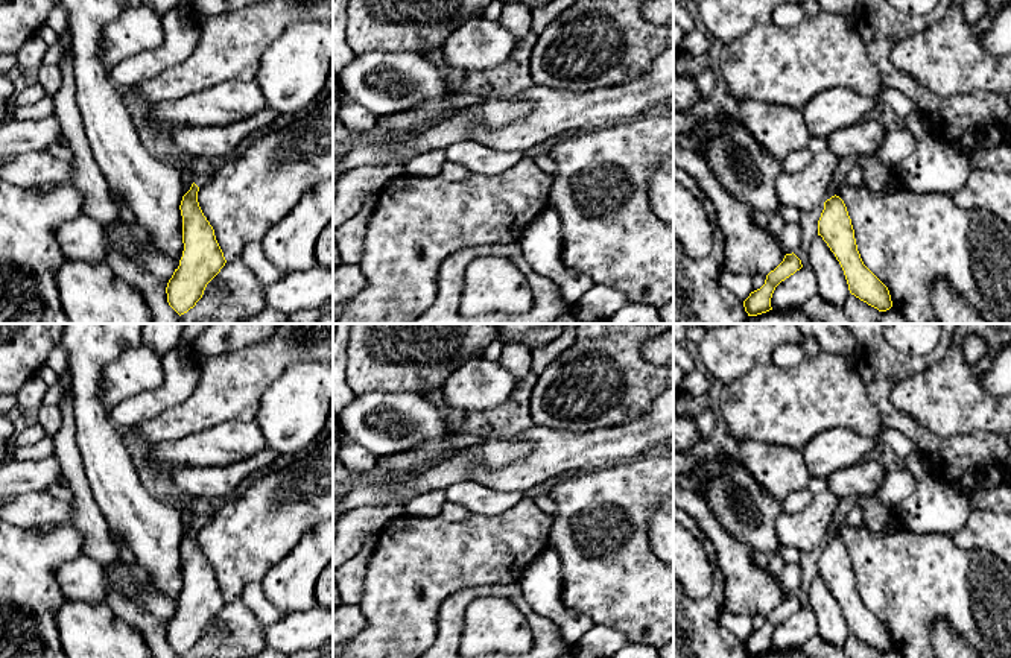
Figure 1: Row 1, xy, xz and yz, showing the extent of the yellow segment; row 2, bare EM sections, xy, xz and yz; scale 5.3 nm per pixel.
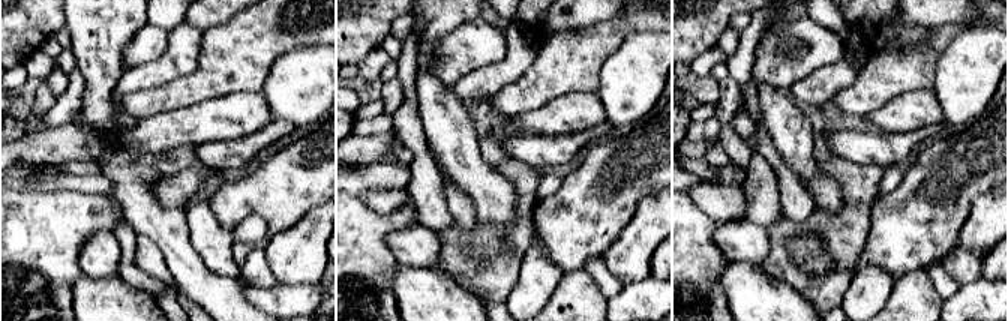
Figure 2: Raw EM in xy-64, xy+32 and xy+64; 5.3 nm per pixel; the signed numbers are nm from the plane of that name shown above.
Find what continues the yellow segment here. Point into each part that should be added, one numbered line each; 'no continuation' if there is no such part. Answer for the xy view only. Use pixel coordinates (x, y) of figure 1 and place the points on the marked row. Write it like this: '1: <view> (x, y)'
1: xy (202, 178)

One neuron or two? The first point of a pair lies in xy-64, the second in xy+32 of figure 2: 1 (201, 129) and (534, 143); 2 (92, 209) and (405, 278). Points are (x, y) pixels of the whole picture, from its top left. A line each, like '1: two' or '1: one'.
1: two
2: two

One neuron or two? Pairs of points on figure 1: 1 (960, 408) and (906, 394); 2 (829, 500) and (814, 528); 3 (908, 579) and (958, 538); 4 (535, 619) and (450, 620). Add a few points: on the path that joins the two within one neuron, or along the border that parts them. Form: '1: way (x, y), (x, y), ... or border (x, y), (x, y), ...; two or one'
1: way (946, 398), (920, 395); one
2: way (823, 506), (814, 521); one
3: border (950, 535), (960, 547), (982, 547), (988, 550); two
4: way (514, 596), (508, 590), (481, 590), (467, 597); one

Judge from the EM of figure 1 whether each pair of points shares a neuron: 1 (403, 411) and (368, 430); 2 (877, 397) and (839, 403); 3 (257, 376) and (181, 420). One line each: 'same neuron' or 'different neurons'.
1: same neuron
2: different neurons
3: same neuron

